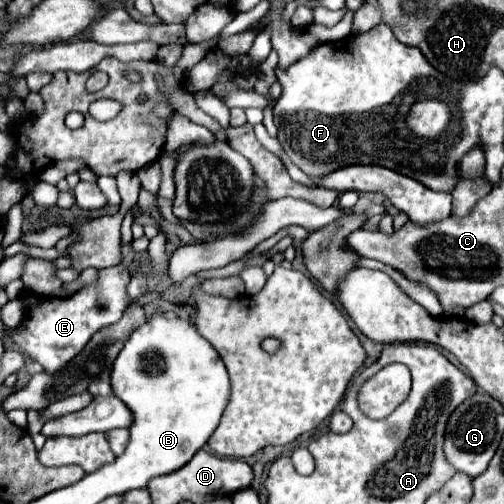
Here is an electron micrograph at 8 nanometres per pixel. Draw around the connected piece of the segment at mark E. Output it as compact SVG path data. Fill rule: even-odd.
M125 265L101 269L95 285L87 285L71 297L39 297L37 293L23 289L19 293L19 299L23 301L25 317L17 329L5 329L5 333L21 353L43 365L47 373L55 373L87 345L93 333L121 319L123 311L129 305L129 297L125 291L129 277L131 273Z

